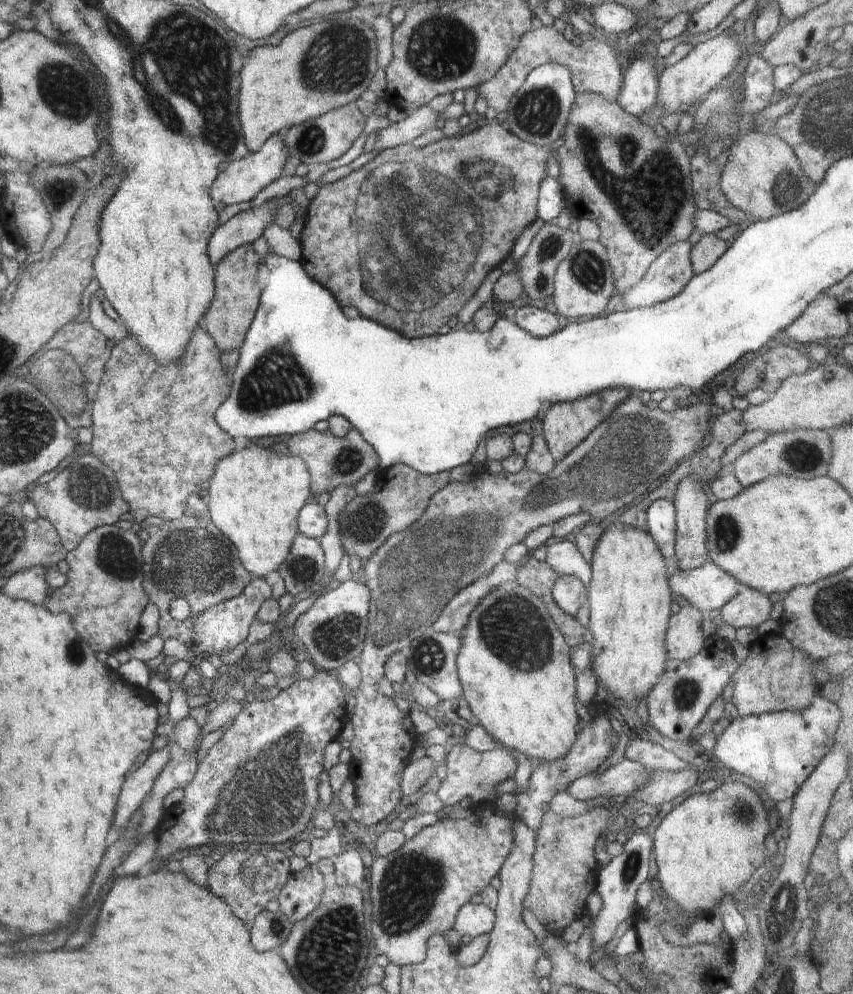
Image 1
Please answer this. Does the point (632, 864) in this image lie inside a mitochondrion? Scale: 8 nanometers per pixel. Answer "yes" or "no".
yes

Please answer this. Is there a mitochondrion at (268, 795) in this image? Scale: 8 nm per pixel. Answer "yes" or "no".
yes

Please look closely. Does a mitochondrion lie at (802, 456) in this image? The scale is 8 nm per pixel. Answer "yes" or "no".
yes

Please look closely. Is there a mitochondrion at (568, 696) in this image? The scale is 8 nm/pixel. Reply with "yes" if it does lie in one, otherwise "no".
no

